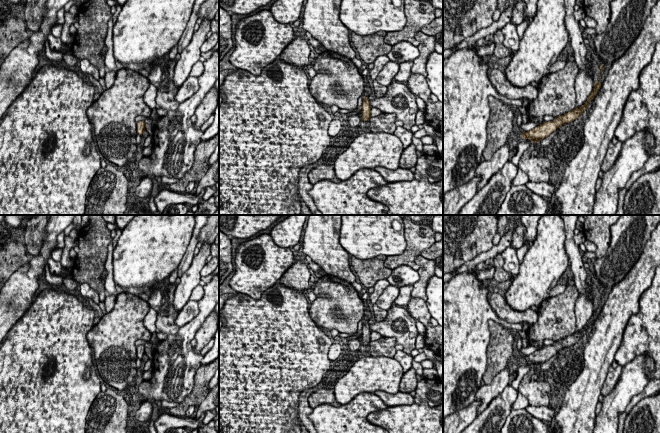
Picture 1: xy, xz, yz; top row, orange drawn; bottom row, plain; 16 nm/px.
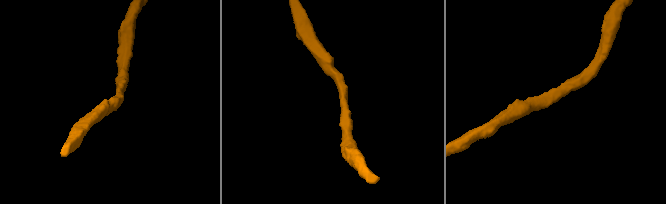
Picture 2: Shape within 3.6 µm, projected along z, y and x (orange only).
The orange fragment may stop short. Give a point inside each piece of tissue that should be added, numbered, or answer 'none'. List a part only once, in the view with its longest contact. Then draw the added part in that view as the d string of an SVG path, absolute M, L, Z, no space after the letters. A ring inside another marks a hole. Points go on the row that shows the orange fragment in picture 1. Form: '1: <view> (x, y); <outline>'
none

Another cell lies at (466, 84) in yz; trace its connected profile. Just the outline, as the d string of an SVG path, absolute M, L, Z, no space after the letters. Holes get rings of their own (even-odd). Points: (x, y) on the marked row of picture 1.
M480 38L475 45L462 49L451 48L455 51L443 59L443 200L447 192L470 181L481 163L481 156L487 144L487 122L490 117L488 97L494 96L510 106L524 105L522 99L509 99L499 94L492 85L489 78L489 64L482 64L482 57L476 54L478 47L486 45L486 39Z

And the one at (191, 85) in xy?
M189 76L178 89L175 100L180 104L189 99L199 89L198 77Z

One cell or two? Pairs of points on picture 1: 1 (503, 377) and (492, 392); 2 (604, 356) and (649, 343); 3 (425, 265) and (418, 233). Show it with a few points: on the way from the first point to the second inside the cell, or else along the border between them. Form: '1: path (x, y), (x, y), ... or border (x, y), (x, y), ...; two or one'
1: path (500, 381), (495, 388); one
2: border (624, 331), (621, 345), (611, 364); two
3: border (420, 254), (415, 257); two

